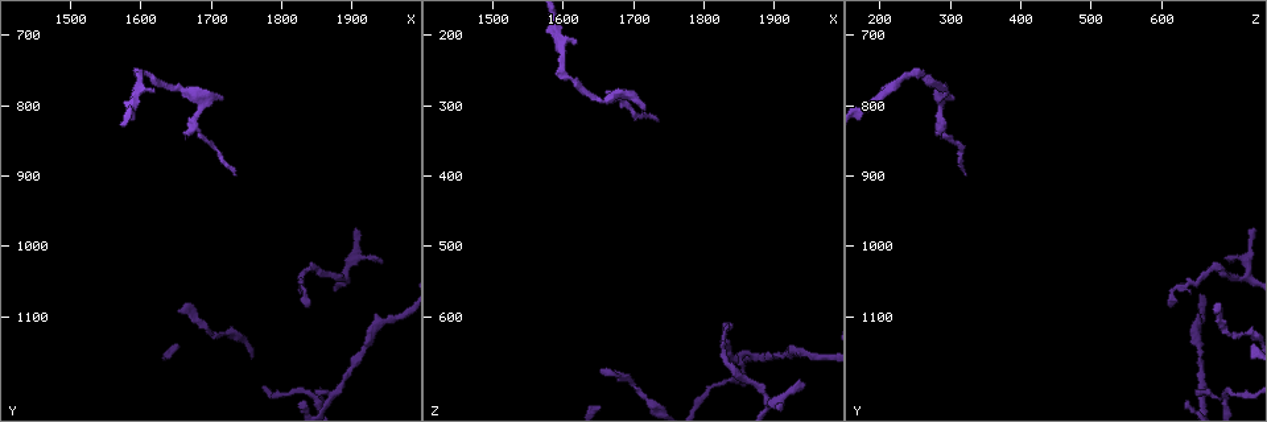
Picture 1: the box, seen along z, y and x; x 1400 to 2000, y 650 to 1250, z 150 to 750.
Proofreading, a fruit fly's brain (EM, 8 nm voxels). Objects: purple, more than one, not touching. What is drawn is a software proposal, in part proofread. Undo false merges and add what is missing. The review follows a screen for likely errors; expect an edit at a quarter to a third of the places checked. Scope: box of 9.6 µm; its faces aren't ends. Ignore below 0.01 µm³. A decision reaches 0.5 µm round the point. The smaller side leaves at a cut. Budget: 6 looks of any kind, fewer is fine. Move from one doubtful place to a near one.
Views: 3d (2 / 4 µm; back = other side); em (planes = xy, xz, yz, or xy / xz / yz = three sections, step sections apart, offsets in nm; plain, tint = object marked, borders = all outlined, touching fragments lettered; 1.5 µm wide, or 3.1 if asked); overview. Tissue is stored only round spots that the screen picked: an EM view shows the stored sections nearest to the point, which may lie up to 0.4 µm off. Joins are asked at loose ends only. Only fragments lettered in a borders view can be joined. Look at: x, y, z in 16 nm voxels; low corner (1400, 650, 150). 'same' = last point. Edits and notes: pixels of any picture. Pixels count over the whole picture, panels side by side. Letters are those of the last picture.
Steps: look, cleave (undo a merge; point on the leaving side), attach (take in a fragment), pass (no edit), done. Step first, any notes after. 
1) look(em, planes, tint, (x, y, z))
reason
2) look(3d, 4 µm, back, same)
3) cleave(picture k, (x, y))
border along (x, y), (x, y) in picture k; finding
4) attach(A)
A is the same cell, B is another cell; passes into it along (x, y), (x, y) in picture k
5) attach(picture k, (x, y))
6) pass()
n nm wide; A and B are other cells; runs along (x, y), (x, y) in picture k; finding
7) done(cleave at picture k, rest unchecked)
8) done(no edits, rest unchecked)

look(em, planes, plain, (1720, 790, 310))
an open end

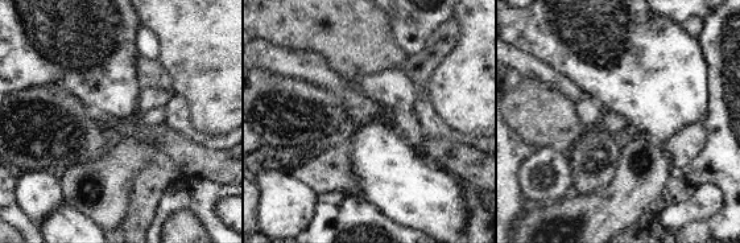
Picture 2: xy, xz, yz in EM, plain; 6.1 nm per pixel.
look(em, planes, borders, same)

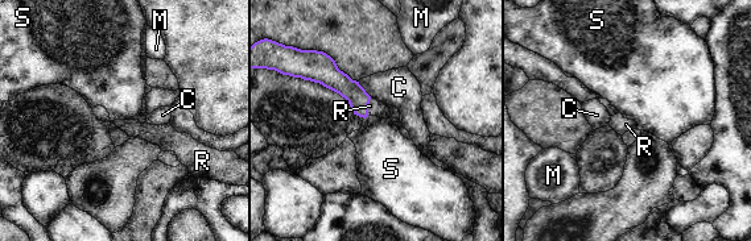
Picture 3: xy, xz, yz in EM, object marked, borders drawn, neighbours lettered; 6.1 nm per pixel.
attach(R)
R is the same cell, C, M and S are other cells; passes into it along (337, 80), (367, 106), (382, 111) in picture 3; it goes on there

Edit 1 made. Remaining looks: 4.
look(overview)
redraw

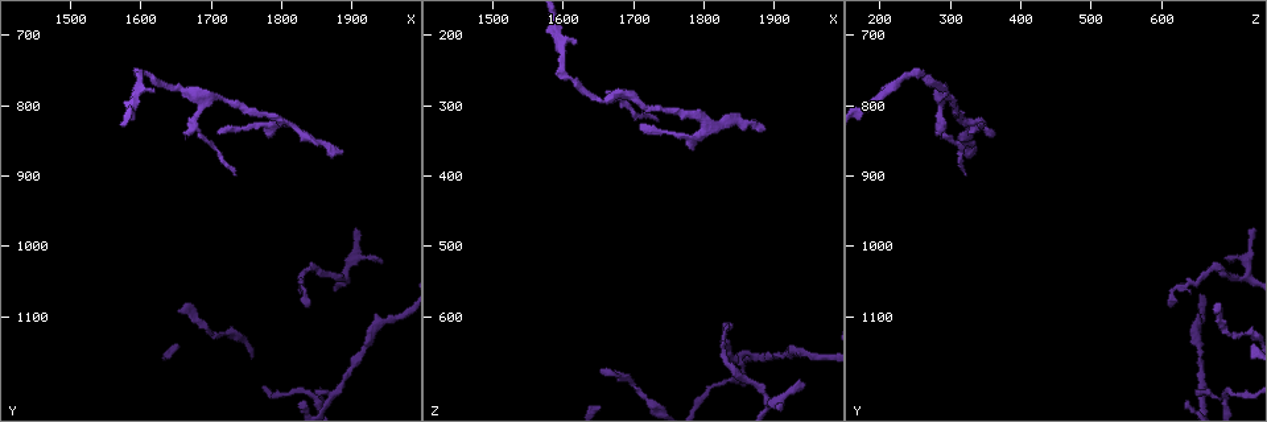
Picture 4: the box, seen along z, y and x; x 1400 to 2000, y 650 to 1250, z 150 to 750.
look(3d, 4 µm, (1600, 755, 255))
sharp bend

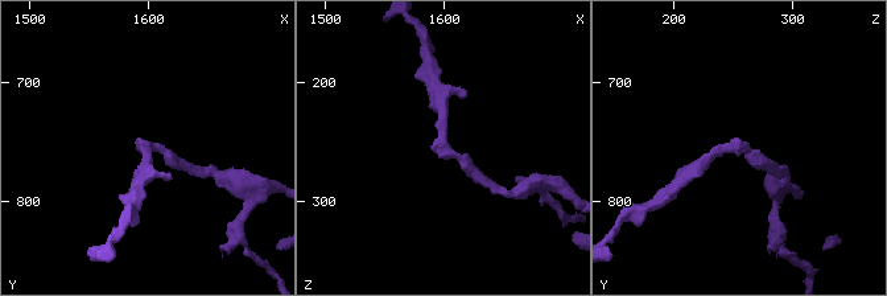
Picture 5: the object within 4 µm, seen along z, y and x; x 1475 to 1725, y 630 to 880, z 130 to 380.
look(em, yz, step 8, tint, (1600, 754, 256))

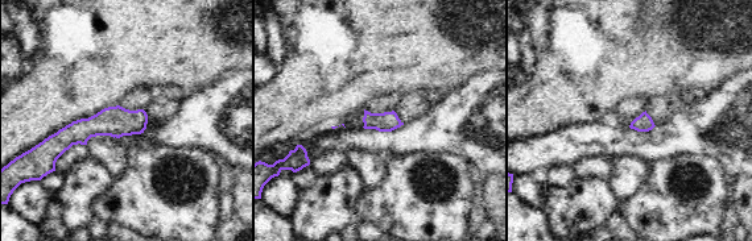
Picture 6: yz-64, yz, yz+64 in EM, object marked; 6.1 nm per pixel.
look(em, planes, borders, same)
cut it another way

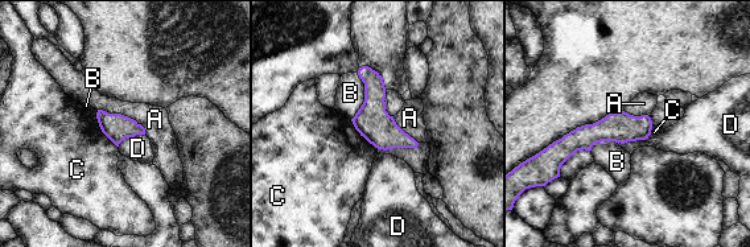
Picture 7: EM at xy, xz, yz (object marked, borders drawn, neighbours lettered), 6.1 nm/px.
pass()
A, B, C and D are other cells; border along (98, 108), (135, 119), (145, 134) in picture 7; all the same neuron

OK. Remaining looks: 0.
done(attach at picture 3, rest unchecked)

